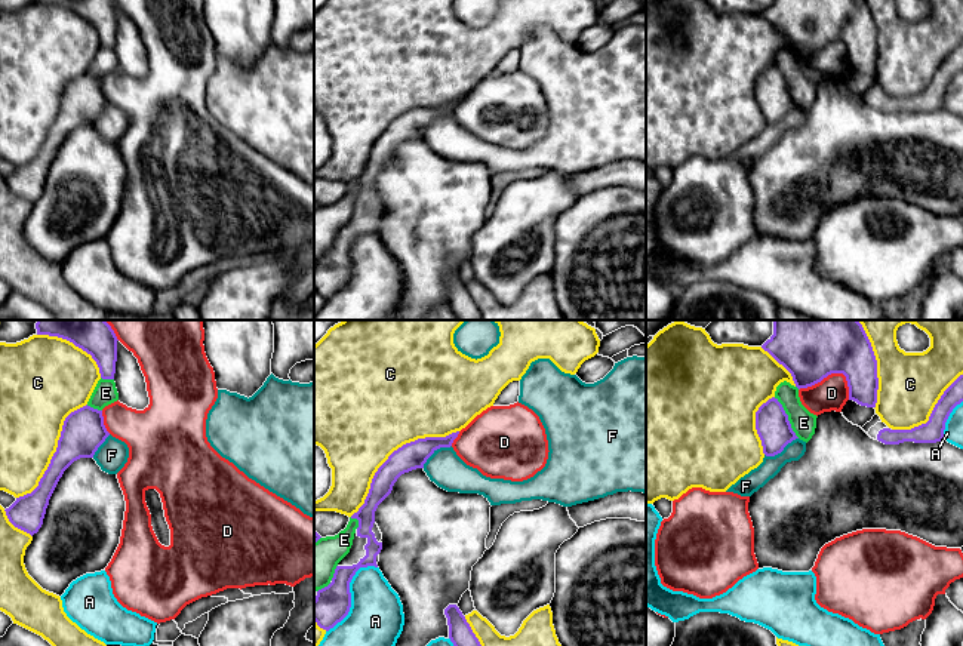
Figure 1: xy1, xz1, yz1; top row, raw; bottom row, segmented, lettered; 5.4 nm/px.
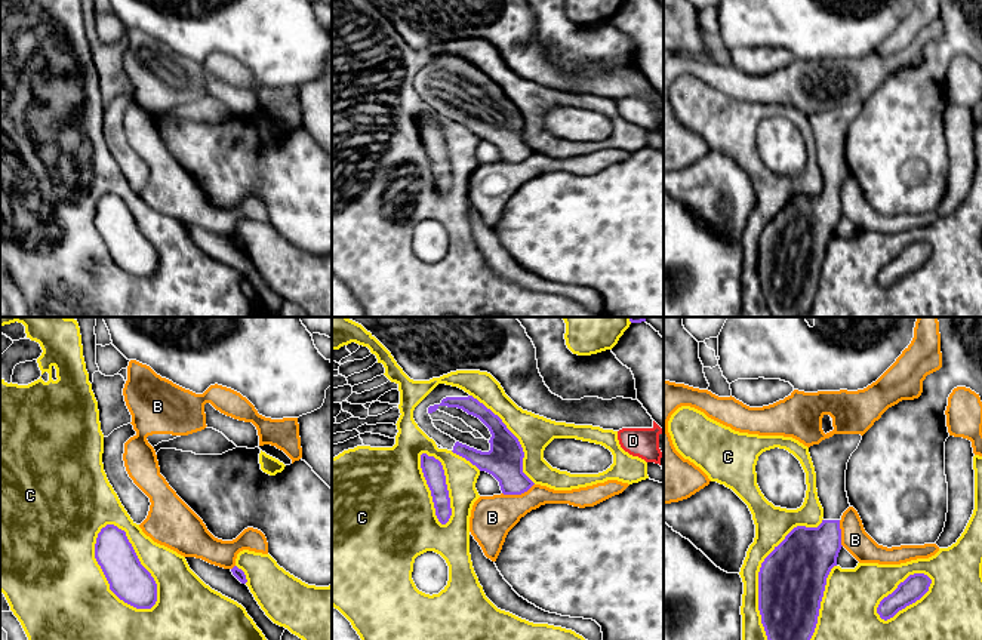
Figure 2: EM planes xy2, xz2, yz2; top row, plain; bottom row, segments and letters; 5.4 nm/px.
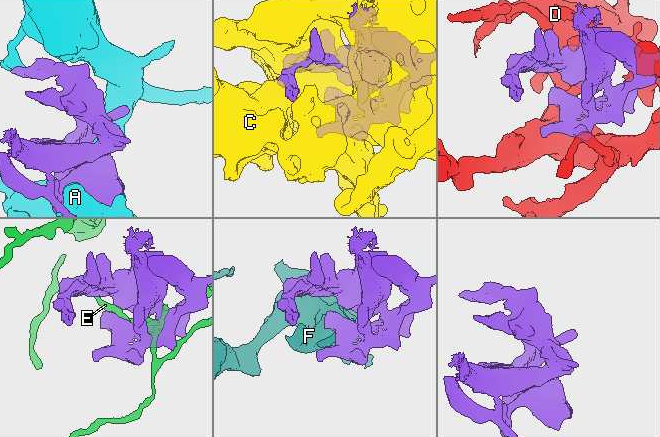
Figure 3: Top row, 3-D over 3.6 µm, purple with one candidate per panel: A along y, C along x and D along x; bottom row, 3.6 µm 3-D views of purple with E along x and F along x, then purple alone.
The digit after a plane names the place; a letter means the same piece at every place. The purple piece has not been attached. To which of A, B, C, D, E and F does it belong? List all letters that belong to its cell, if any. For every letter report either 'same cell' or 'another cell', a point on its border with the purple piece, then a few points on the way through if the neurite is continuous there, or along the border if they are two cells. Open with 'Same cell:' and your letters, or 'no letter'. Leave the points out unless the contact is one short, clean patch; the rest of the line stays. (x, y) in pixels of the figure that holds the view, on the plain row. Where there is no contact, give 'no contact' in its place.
Same cell: B
A: another cell | xz1 (350, 261)
B: same cell | xz2 (517, 162)
C: another cell | xy2 (139, 230)
D: another cell | yz1 (833, 40)
E: another cell | yz1 (787, 86)
F: another cell | yz1 (781, 119) | along yz1 (797, 105), (780, 120), (765, 123)

